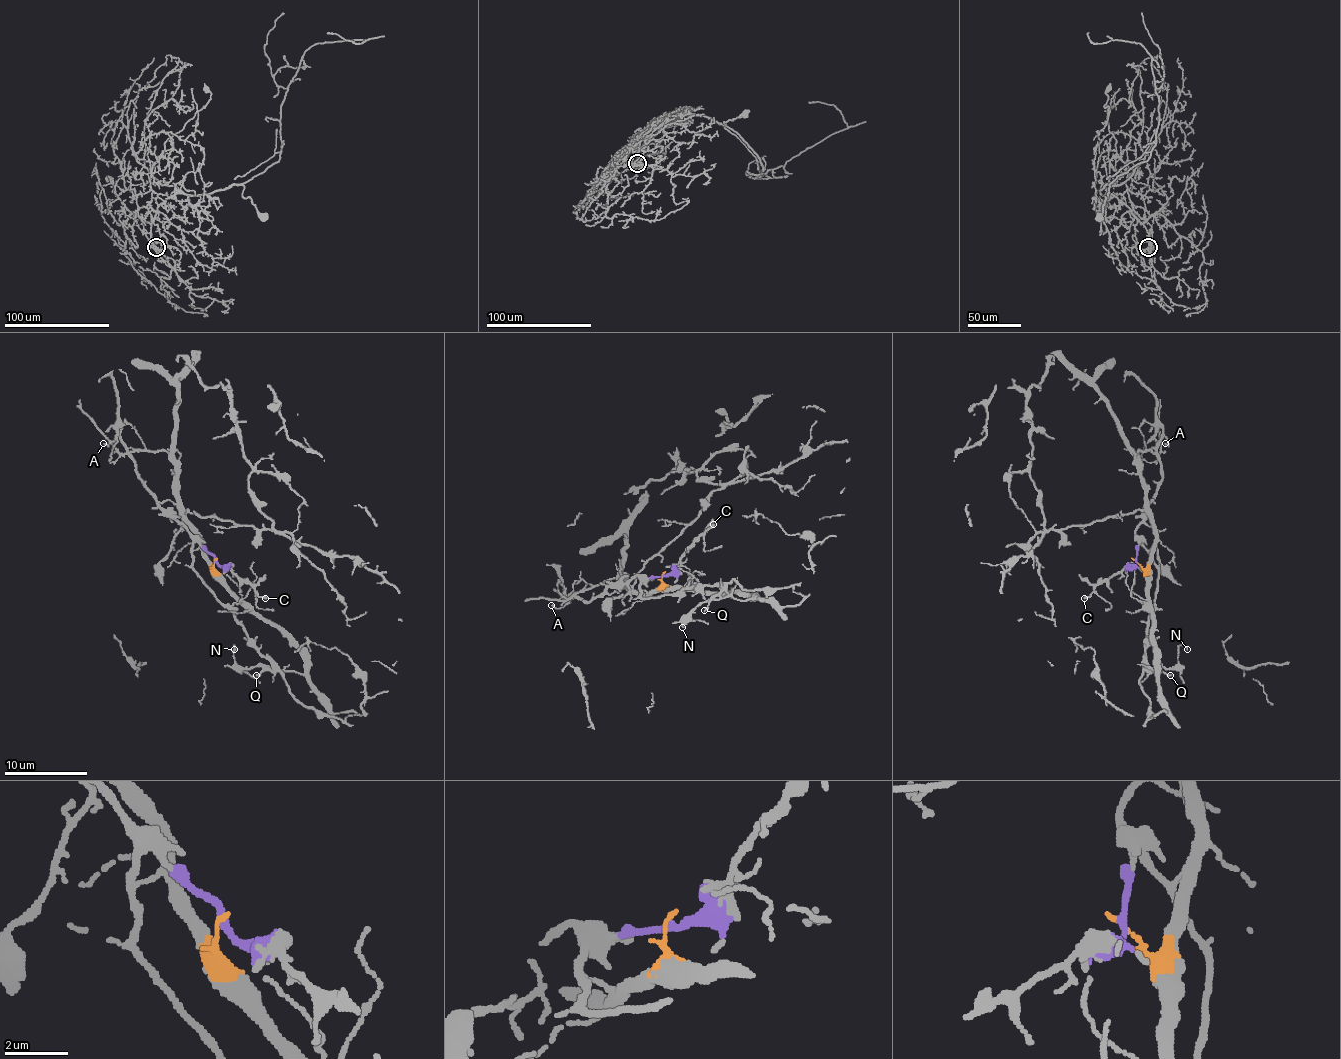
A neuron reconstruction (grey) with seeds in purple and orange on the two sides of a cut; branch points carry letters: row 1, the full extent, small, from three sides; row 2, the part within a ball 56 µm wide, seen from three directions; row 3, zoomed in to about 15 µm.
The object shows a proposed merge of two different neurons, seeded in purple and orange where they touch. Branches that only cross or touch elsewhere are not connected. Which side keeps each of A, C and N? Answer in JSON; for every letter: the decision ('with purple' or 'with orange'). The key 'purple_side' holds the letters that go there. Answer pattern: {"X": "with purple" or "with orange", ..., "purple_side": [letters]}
{"A": "with purple", "C": "with purple", "N": "with orange", "purple_side": ["A", "C"]}

